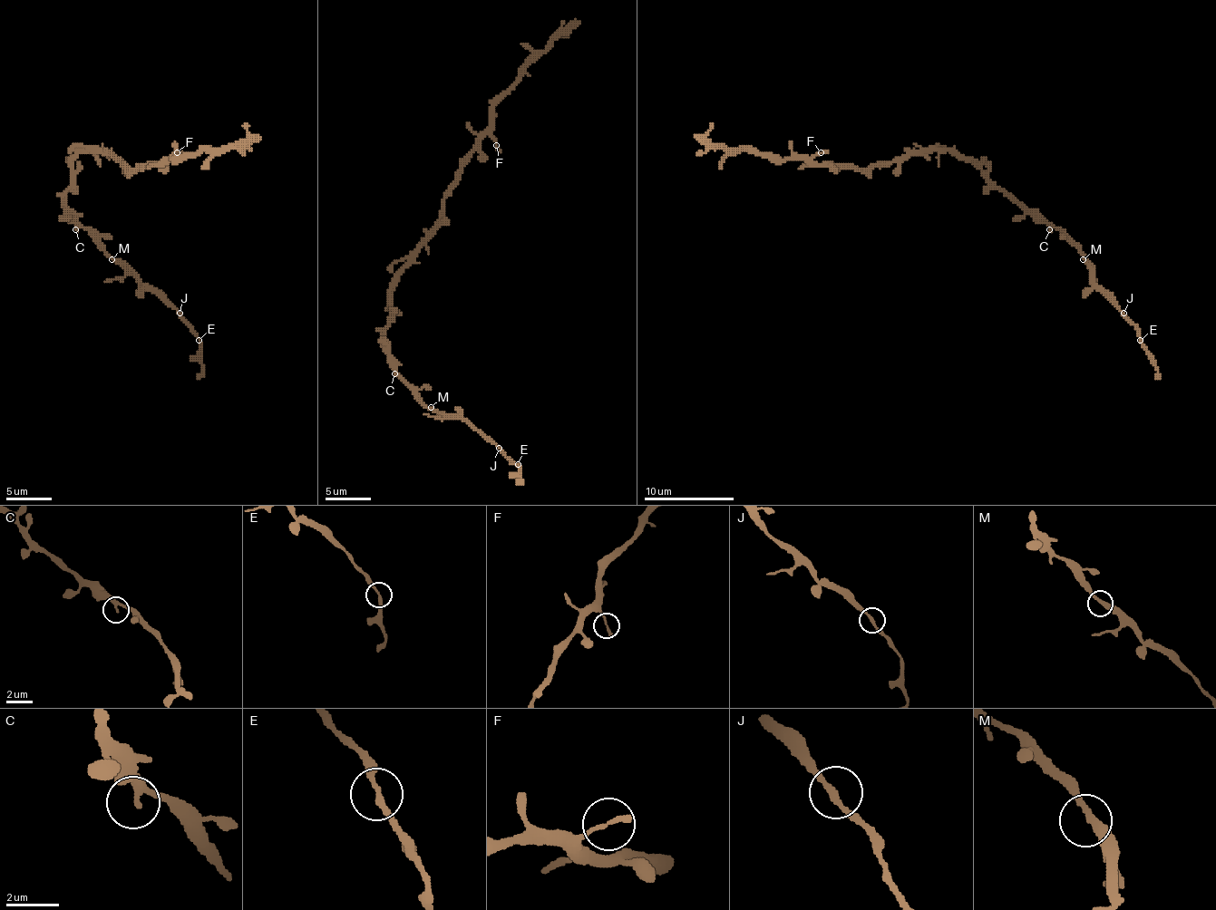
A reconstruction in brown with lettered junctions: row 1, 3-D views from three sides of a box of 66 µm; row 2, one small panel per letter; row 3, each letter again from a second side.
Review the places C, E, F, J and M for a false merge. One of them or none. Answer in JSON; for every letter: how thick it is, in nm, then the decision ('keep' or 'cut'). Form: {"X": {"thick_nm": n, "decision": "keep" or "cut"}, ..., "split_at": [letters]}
{"C": {"thick_nm": 240, "decision": "keep"}, "E": {"thick_nm": 200, "decision": "keep"}, "F": {"thick_nm": 200, "decision": "keep"}, "J": {"thick_nm": 220, "decision": "keep"}, "M": {"thick_nm": 260, "decision": "keep"}, "split_at": []}

